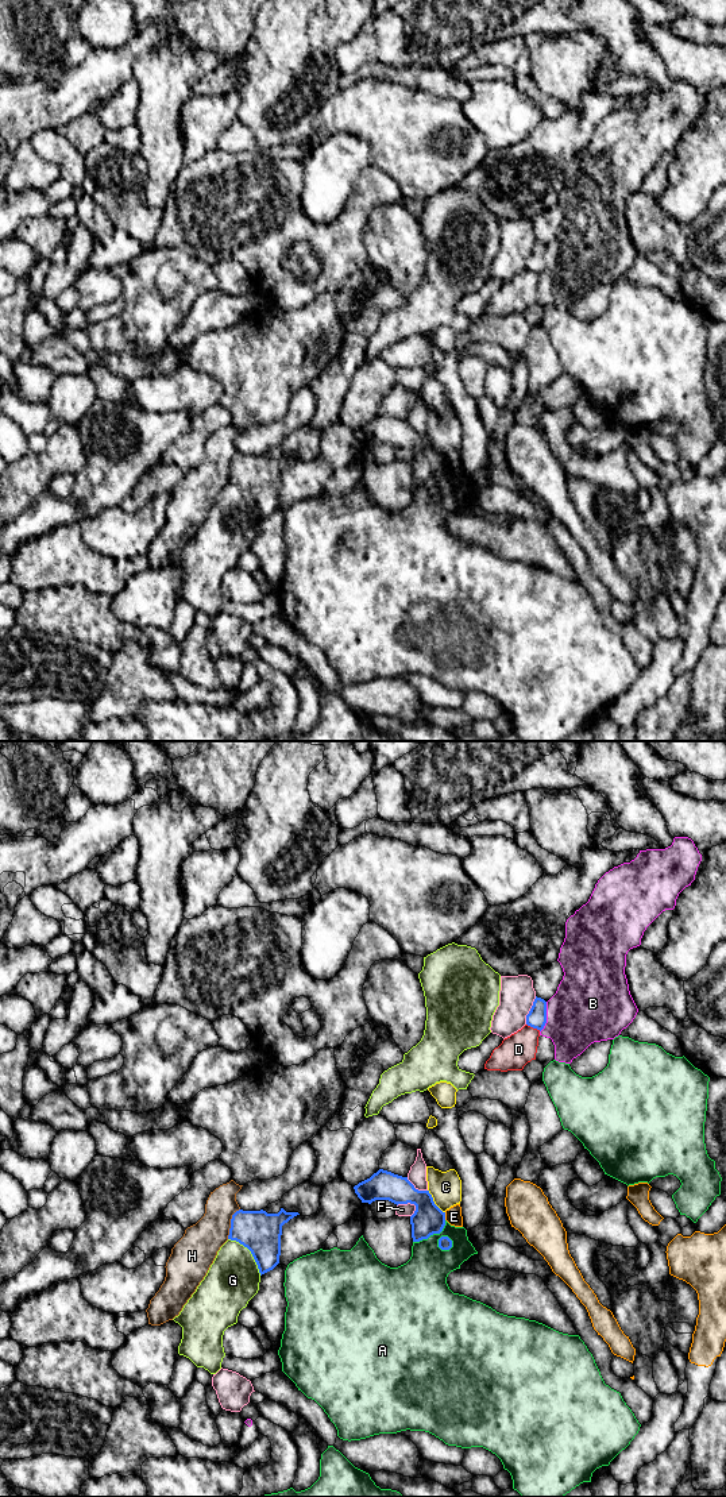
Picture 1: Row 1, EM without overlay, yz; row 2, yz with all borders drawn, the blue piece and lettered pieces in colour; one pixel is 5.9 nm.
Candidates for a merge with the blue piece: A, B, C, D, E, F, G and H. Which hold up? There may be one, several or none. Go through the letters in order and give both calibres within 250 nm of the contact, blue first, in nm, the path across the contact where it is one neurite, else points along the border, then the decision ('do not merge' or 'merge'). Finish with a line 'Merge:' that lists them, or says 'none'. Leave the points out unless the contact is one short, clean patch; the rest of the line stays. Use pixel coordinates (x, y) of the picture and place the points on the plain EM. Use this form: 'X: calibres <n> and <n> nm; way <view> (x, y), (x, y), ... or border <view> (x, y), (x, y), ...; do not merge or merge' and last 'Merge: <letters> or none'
A: calibres 190 and 260 nm; do not merge
B: calibres 120 and 420 nm; do not merge
C: calibres 190 and 190 nm; border yz (428, 433), (432, 444), (444, 456); do not merge
D: calibres 120 and 200 nm; do not merge
E: calibres 190 and 100 nm; do not merge
F: calibres 190 and 80 nm; do not merge
G: calibres 240 and 320 nm; do not merge
H: calibres 240 and 240 nm; do not merge
Merge: none

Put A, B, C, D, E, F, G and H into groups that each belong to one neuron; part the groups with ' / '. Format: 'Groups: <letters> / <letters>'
Groups: A / B / C D H / E / F / G

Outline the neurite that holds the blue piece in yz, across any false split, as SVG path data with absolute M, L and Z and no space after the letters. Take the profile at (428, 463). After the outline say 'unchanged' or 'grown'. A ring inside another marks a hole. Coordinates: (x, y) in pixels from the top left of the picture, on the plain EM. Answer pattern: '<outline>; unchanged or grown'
M379 413L370 423L355 429L354 433L362 447L389 444L397 450L414 448L416 455L410 460L413 486L440 478L445 470L445 456L435 448L429 435L416 433L408 421Z; unchanged

